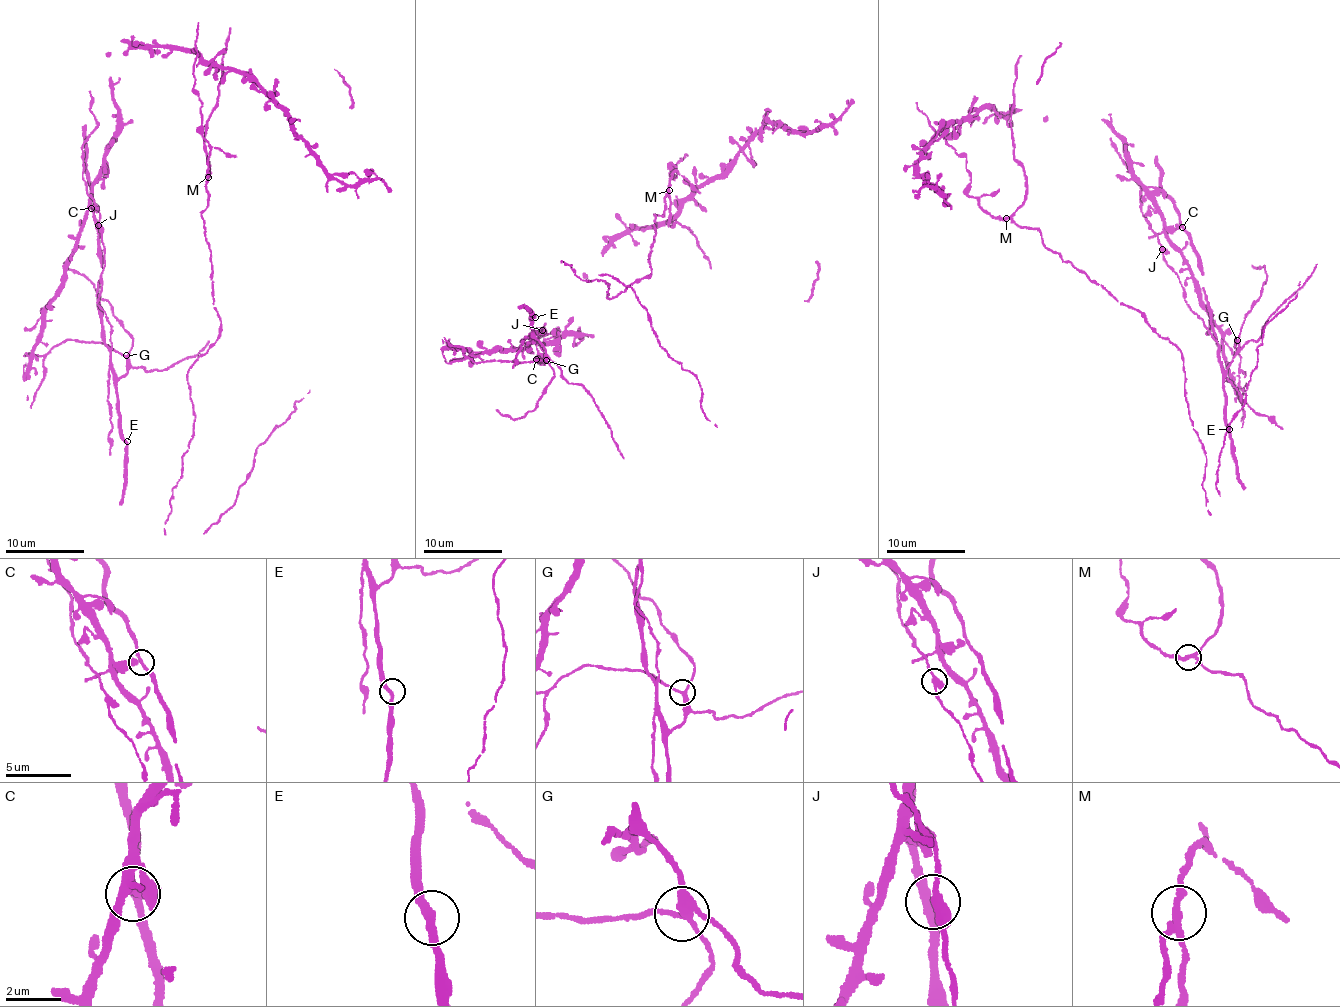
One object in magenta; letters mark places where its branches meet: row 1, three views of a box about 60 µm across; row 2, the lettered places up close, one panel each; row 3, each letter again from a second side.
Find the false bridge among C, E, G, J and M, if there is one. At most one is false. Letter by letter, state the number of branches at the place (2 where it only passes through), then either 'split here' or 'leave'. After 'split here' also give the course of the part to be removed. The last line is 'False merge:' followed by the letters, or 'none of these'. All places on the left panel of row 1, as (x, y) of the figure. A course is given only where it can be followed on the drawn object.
C: 3 | leave
E: 2 | leave
G: 3 | leave
J: 3 | leave
M: 3 | split here
False merge: M

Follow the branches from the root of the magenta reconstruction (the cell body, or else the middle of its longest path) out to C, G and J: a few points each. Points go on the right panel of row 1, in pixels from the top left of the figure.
C: (1226, 410), (1217, 341), (1204, 321), (1189, 307), (1185, 288), (1163, 258), (1163, 247), (1156, 234), (1182, 227)
G: (1226, 410), (1223, 373), (1237, 351), (1237, 340)
J: (1226, 410), (1217, 341), (1204, 321), (1189, 307), (1185, 288), (1177, 273), (1167, 264), (1162, 249)

